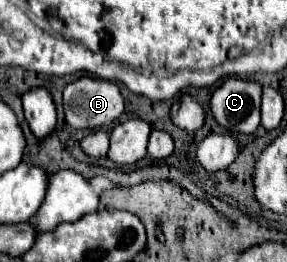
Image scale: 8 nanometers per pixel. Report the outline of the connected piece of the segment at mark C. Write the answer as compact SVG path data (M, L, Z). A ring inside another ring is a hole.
M228 77L212 95L210 109L220 127L230 133L254 133L260 125L262 83Z

